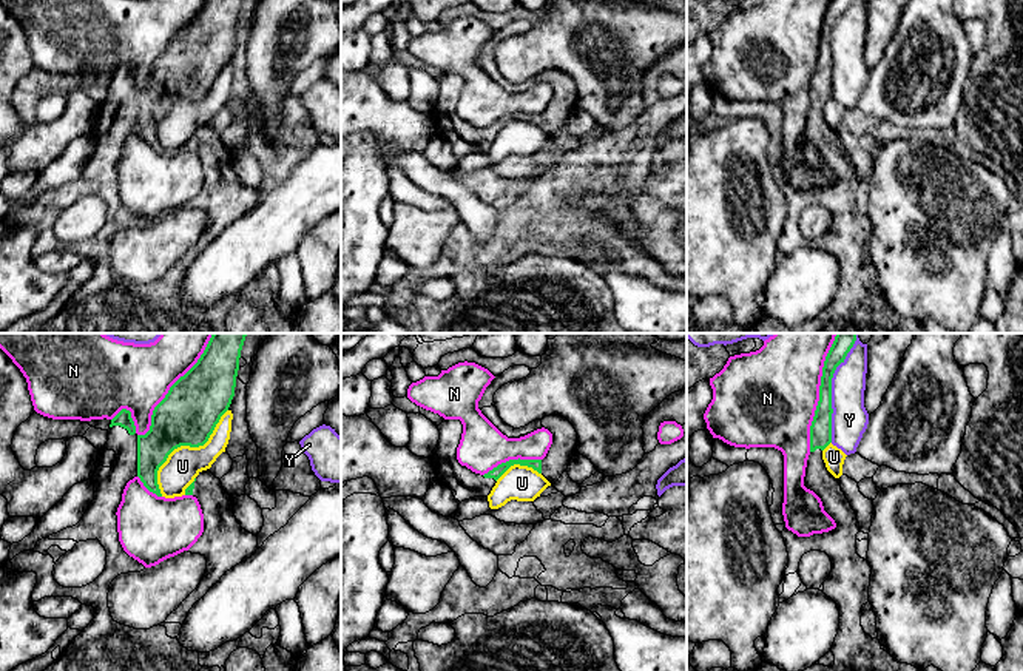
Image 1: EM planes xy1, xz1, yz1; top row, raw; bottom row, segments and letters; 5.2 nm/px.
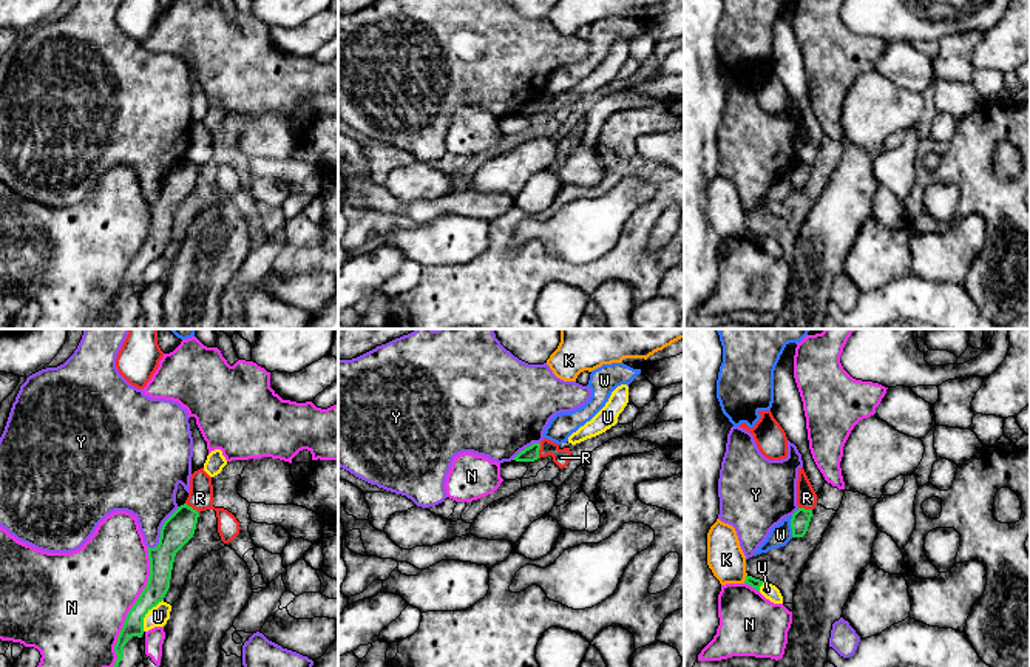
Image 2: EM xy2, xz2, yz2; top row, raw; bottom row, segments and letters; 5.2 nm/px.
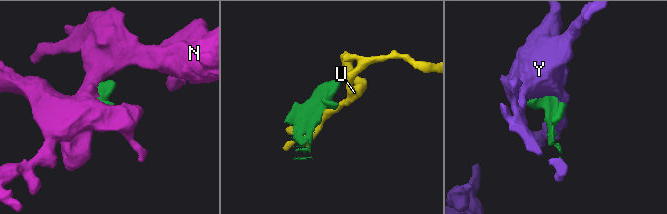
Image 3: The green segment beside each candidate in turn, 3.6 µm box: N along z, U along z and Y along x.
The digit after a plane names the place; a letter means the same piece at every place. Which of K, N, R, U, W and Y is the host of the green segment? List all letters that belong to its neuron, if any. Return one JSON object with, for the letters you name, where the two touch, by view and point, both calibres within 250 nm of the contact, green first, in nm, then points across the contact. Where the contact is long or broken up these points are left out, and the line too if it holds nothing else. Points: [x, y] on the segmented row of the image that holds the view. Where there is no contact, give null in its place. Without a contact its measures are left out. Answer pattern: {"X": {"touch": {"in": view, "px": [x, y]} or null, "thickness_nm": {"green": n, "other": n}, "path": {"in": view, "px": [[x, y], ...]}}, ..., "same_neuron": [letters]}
{"same_neuron": []}

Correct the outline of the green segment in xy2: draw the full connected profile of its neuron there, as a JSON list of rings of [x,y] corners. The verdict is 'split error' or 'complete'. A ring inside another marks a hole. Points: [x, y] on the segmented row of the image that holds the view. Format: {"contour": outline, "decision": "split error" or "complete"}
{"contour": [[[187,503],[178,506],[164,522],[159,543],[154,548],[147,547],[150,559],[148,582],[125,618],[114,645],[117,659],[113,667],[137,667],[144,661],[141,650],[144,618],[164,601],[170,588],[174,556],[193,537],[198,517],[199,513]]], "decision": "split error"}

